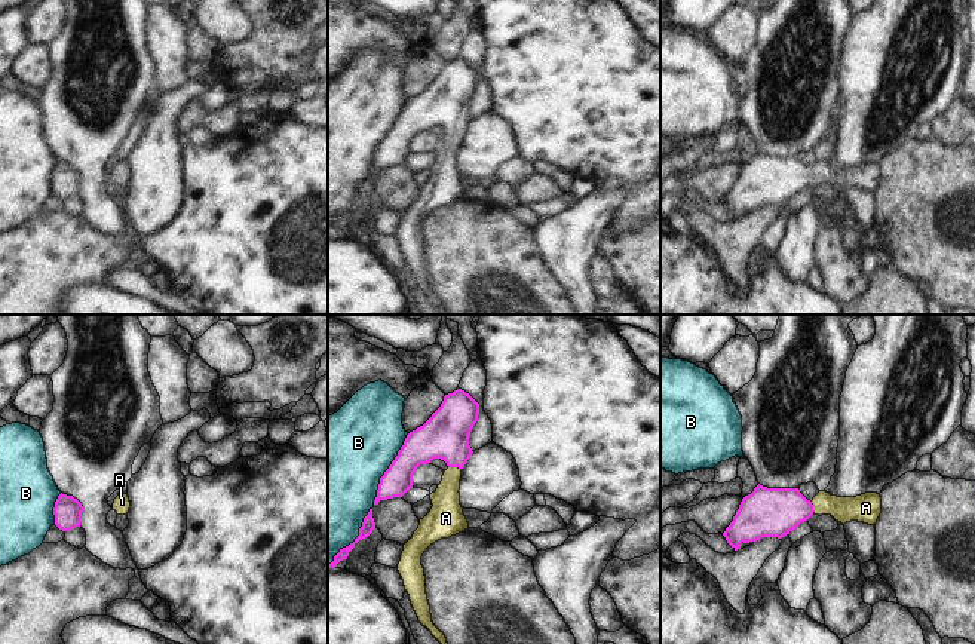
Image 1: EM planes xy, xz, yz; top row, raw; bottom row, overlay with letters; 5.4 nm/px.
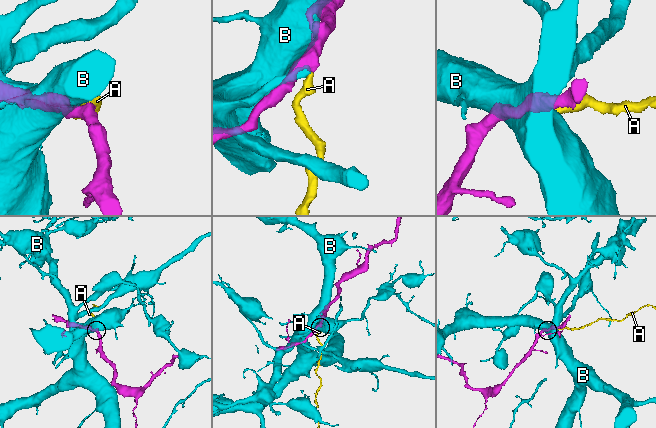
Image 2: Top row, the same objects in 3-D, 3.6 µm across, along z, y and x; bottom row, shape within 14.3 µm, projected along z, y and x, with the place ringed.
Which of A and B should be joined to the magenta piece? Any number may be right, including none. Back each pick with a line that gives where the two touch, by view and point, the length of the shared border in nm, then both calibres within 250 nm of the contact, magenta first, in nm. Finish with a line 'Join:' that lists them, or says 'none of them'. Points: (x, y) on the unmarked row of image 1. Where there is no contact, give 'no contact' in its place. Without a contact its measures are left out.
A: xz (454, 134) | 70 nm | 260/160 nm
Join: A

